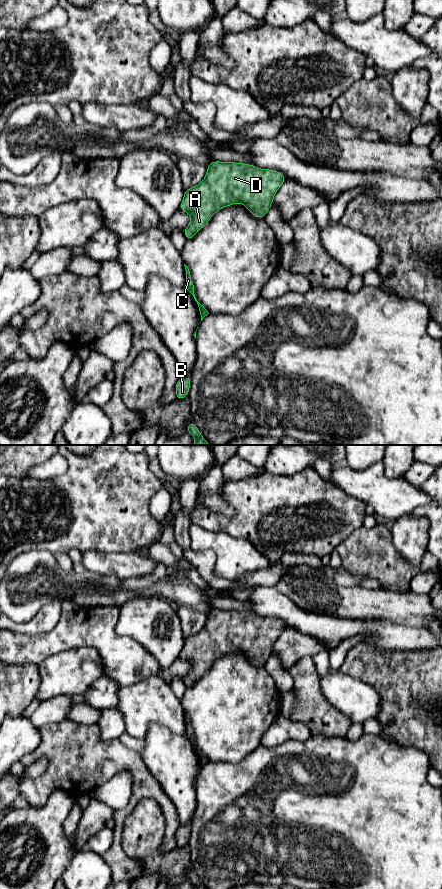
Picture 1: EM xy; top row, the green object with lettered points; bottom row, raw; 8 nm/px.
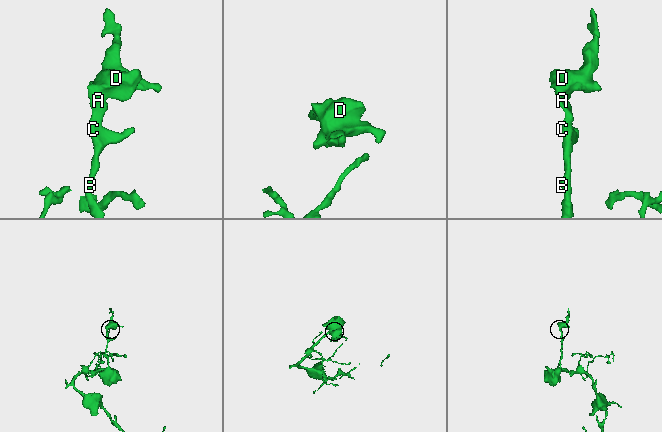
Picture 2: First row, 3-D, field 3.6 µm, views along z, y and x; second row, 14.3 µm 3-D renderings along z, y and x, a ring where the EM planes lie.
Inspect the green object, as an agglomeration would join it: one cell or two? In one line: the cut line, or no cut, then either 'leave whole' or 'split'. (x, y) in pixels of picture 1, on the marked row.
cut none; leave whole

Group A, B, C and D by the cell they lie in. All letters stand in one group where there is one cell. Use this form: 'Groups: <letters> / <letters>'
Groups: A B C D

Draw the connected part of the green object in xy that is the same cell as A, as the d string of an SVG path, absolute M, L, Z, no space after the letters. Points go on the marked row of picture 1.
M212 161L199 185L186 189L179 209L191 216L191 222L184 229L186 240L192 239L211 217L220 209L235 203L243 204L255 218L264 218L276 191L286 181L283 173L254 165L236 162Z

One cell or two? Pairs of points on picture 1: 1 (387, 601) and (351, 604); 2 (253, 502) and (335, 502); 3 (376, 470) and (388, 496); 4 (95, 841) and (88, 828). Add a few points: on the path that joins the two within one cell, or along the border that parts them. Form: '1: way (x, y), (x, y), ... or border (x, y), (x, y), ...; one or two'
1: way (378, 603), (360, 603); one
2: way (273, 502), (315, 500); one
3: way (376, 476), (376, 484), (382, 490); one
4: border (105, 826), (93, 834), (85, 846); two

